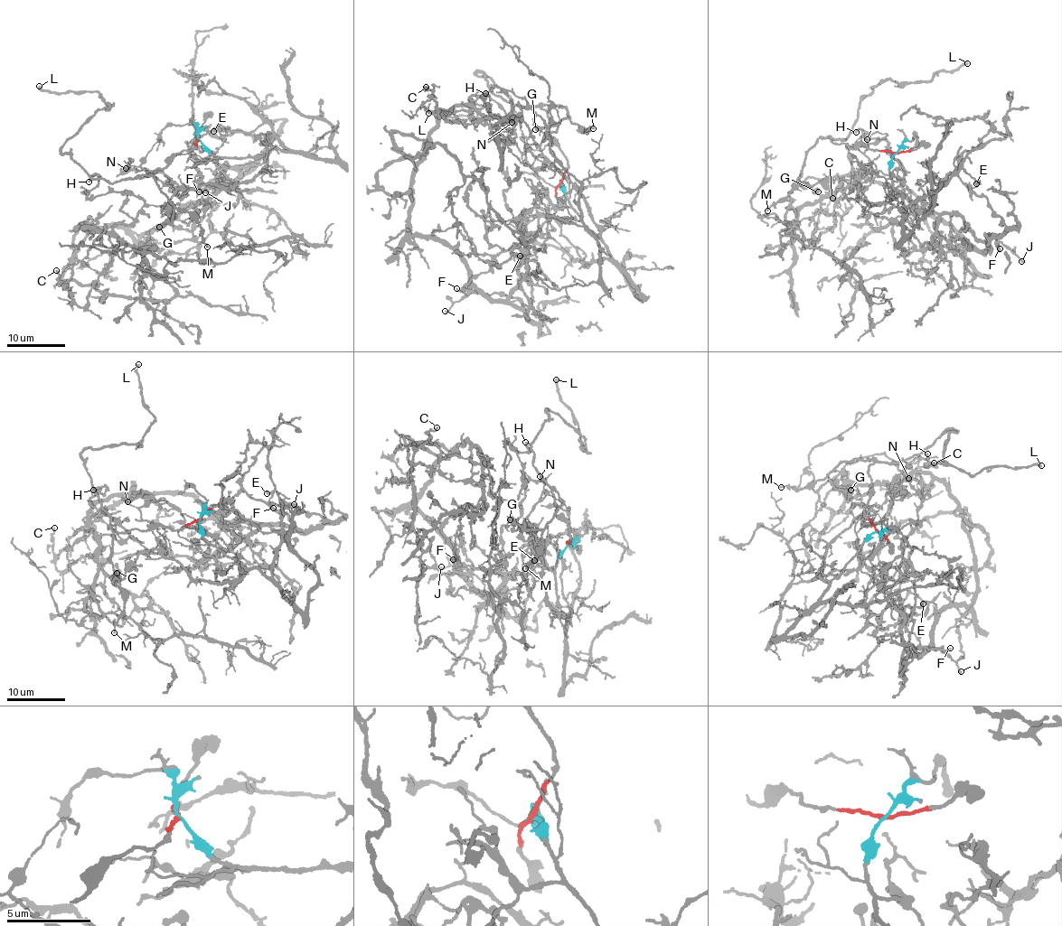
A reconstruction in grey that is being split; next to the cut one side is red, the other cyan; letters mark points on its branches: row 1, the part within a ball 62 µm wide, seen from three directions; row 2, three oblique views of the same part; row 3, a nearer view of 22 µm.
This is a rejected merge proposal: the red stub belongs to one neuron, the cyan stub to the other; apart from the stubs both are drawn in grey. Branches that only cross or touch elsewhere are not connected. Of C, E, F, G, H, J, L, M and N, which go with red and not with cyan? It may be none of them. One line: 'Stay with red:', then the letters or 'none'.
Stay with red: G, L, M

